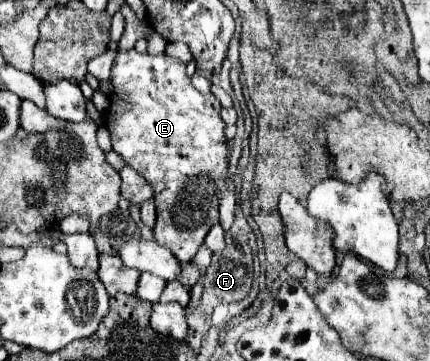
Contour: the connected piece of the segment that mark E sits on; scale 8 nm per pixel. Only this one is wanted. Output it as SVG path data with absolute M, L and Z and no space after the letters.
M119 50L117 52L117 58L115 58L115 64L113 64L113 70L111 70L111 82L113 82L113 94L111 94L111 106L109 110L105 112L105 128L109 130L111 134L111 146L113 146L113 152L117 152L131 168L135 168L155 190L155 204L157 204L157 224L153 228L153 234L155 234L155 240L161 242L165 248L169 248L175 258L181 262L181 264L187 264L193 260L193 256L197 254L199 246L203 244L209 228L213 224L219 222L219 200L221 200L221 192L225 190L225 178L223 174L227 172L227 144L225 144L225 134L223 134L223 120L219 116L221 112L221 104L219 100L209 92L209 94L201 94L193 84L191 84L191 78L185 74L185 64L179 60L179 58L171 58L167 54L157 54L157 56L151 56L151 54L139 54L137 50Z

